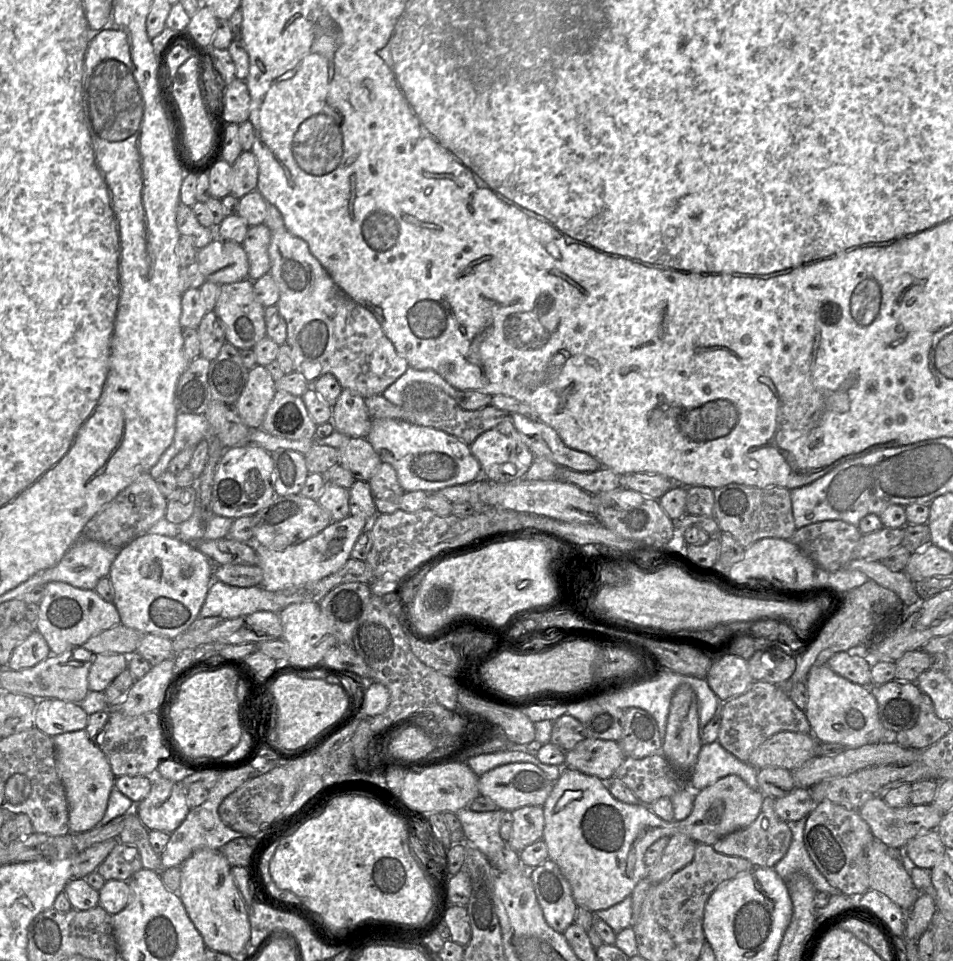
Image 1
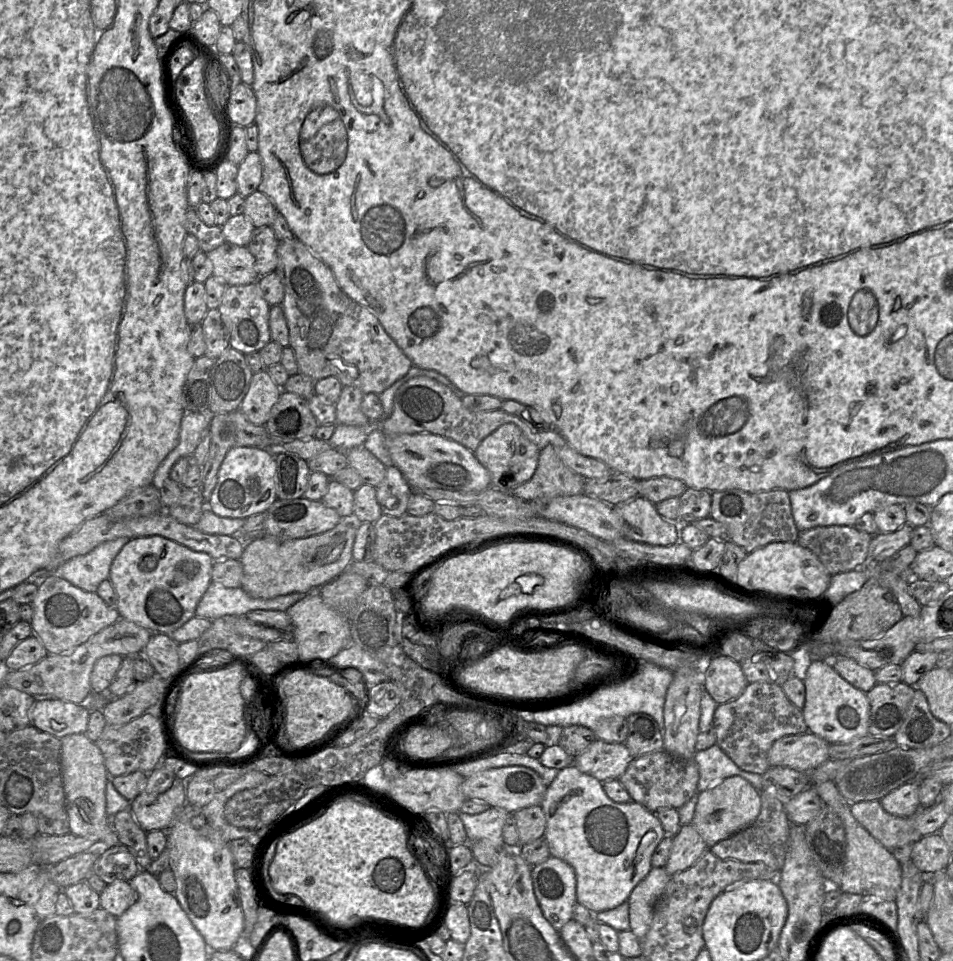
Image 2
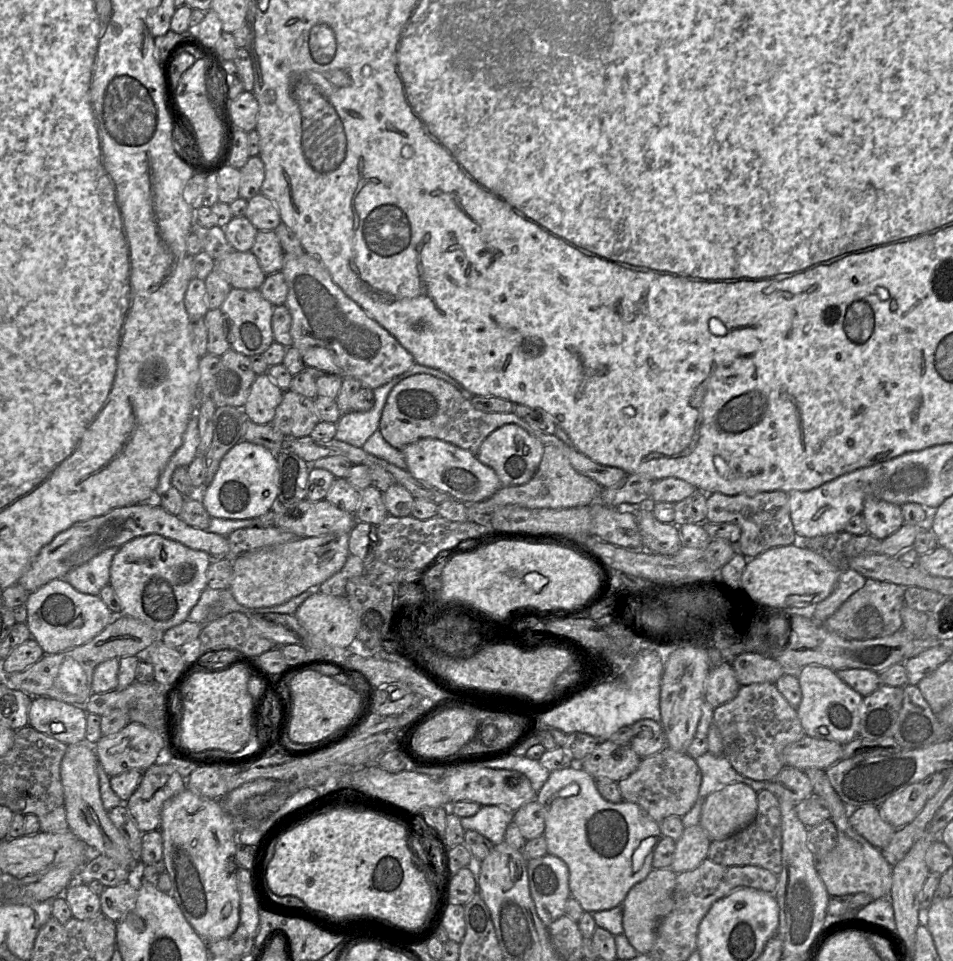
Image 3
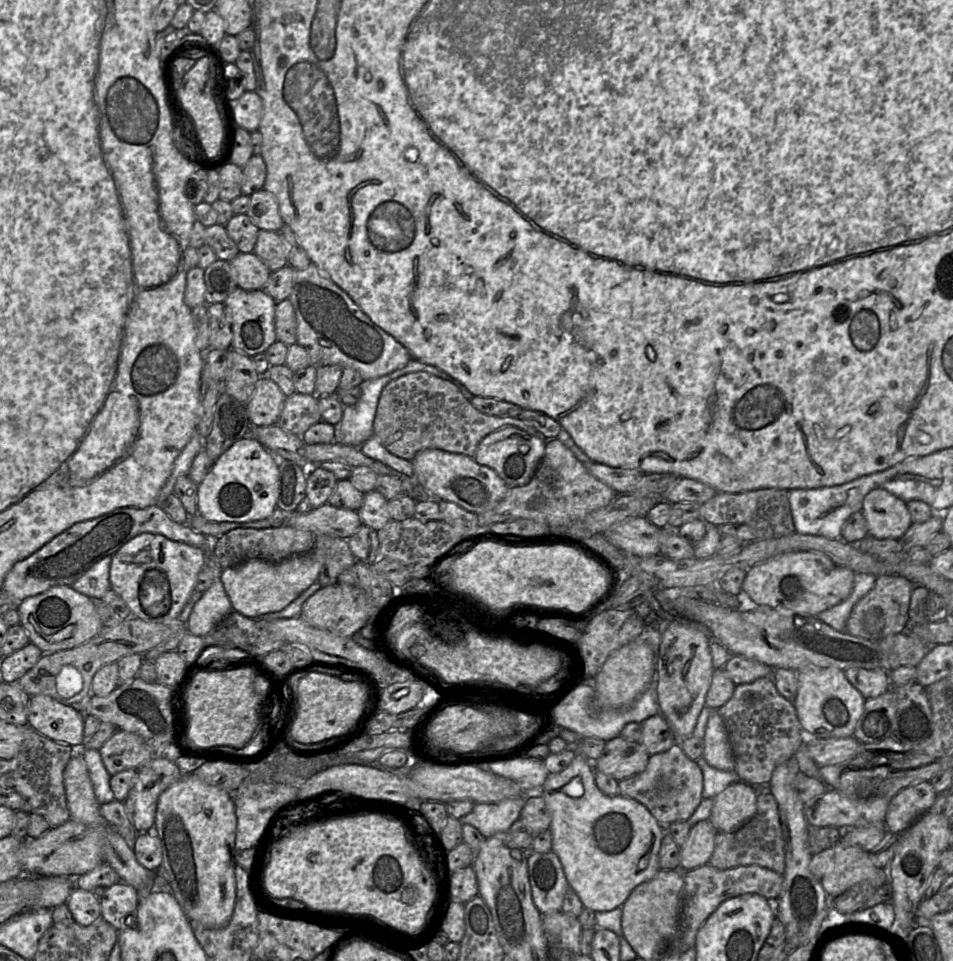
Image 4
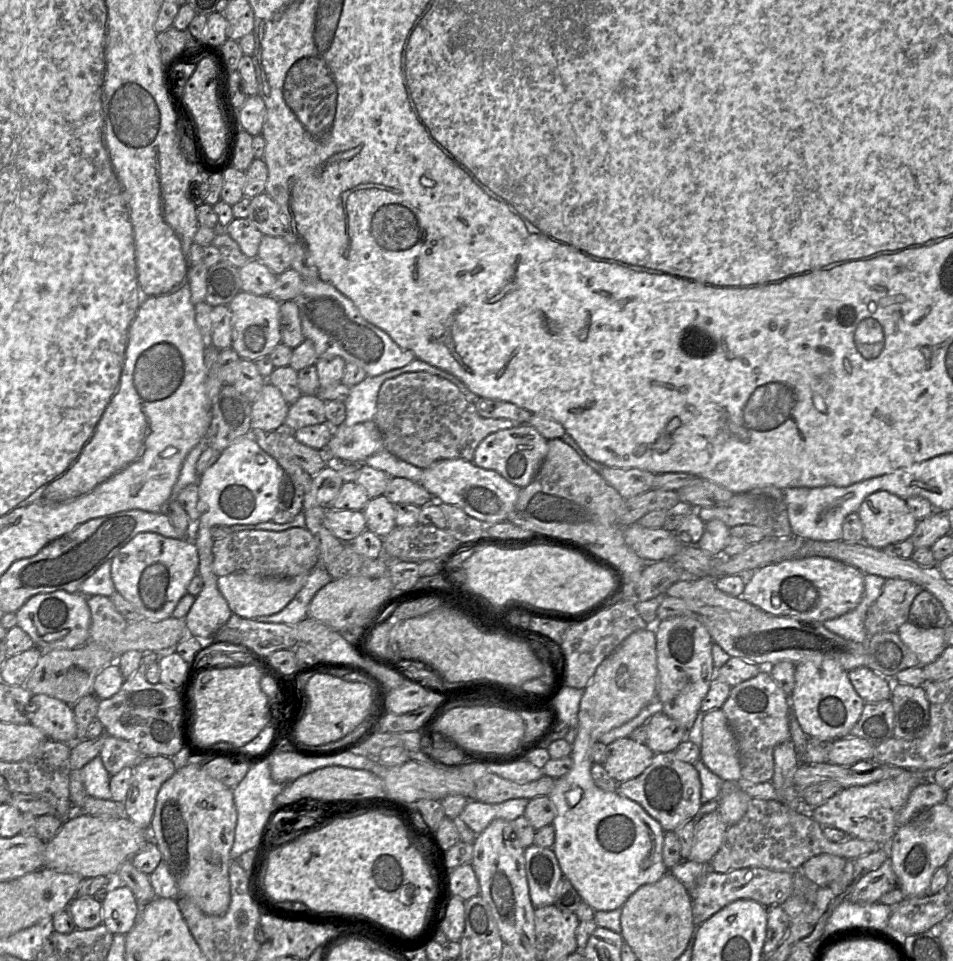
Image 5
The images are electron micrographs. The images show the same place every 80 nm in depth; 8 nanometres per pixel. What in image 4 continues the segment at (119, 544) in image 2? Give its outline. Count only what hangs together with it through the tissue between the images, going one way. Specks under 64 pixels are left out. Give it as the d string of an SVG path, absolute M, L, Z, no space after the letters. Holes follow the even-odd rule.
M107 556L88 569L71 587L91 599L102 599L111 589L110 566L112 556Z

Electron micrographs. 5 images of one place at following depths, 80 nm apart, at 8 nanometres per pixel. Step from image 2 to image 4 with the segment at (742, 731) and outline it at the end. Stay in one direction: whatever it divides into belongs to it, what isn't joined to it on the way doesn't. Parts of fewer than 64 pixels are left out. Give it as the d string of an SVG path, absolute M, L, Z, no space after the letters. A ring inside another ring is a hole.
M762 677L751 683L736 685L732 697L717 712L723 719L734 759L734 772L751 786L768 785L774 769L793 758L806 734L802 730L792 702L785 699L776 689L770 677Z

